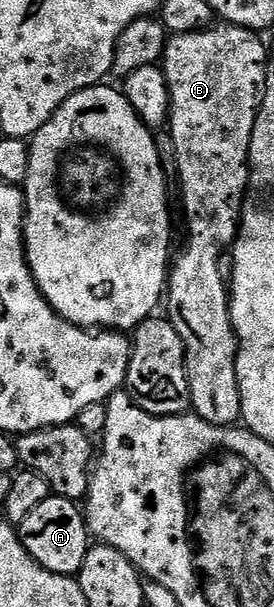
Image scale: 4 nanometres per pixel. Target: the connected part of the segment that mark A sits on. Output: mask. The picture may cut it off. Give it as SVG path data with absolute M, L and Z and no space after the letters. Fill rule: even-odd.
M51 494L24 522L17 525L18 537L22 540L24 550L32 554L44 570L52 570L52 574L77 577L84 566L86 552L92 547L92 537L86 527L83 509L77 503L63 496Z

